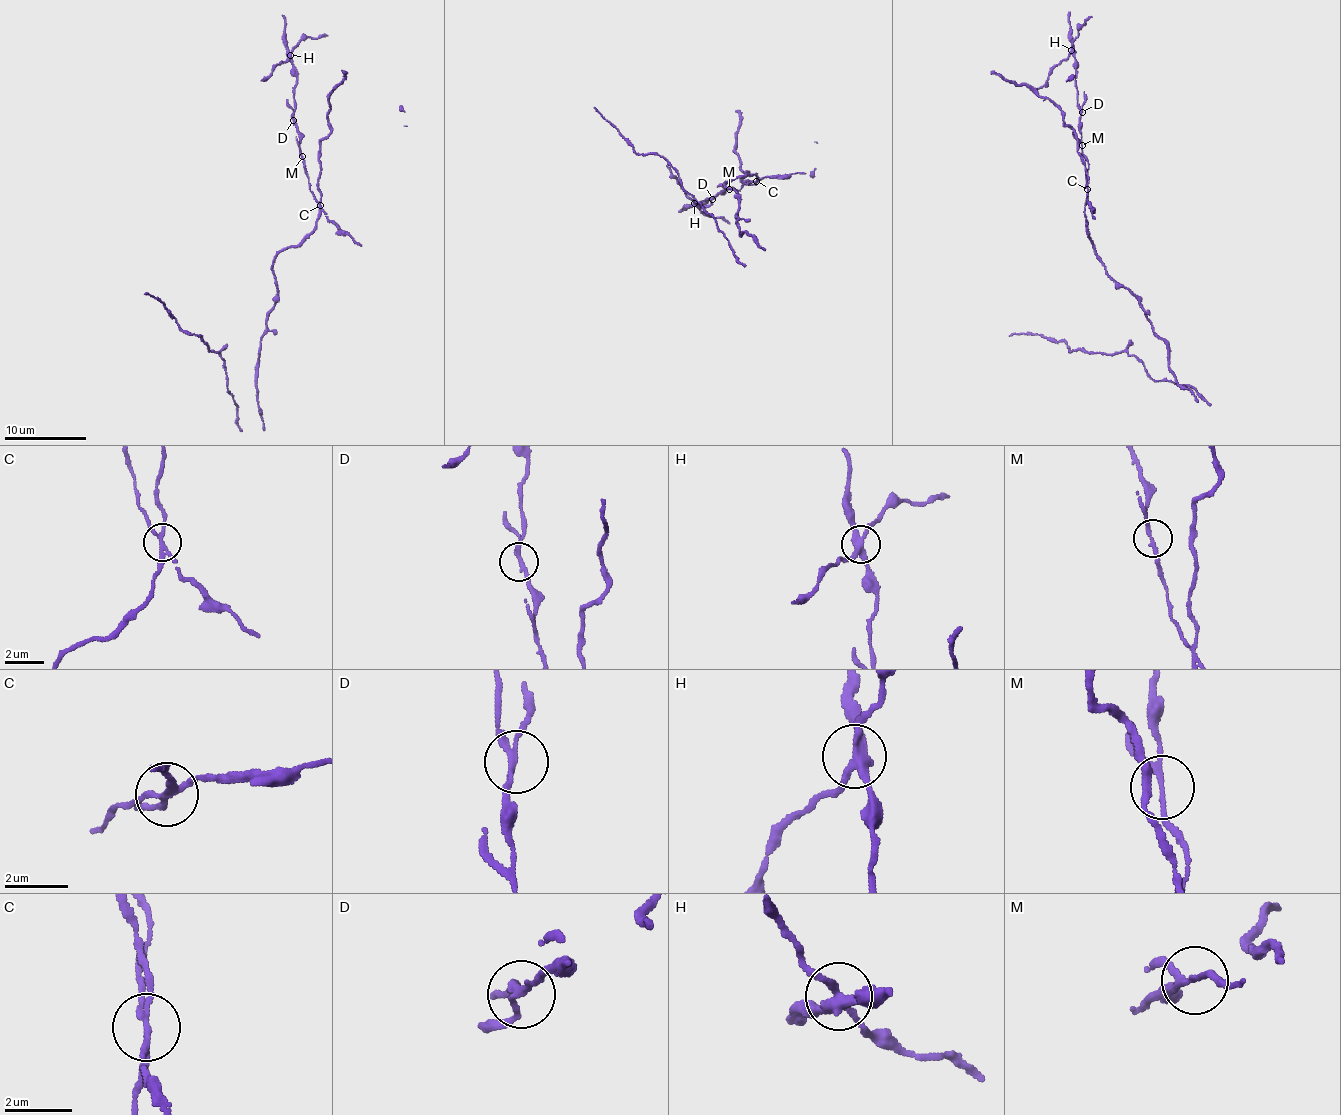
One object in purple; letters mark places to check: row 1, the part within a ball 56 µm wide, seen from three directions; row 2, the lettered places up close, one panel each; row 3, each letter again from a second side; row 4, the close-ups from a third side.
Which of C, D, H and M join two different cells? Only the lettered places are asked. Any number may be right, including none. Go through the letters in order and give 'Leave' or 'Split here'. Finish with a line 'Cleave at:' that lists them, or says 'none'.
C: Split here
D: Leave
H: Split here
M: Leave
Cleave at: C, H

